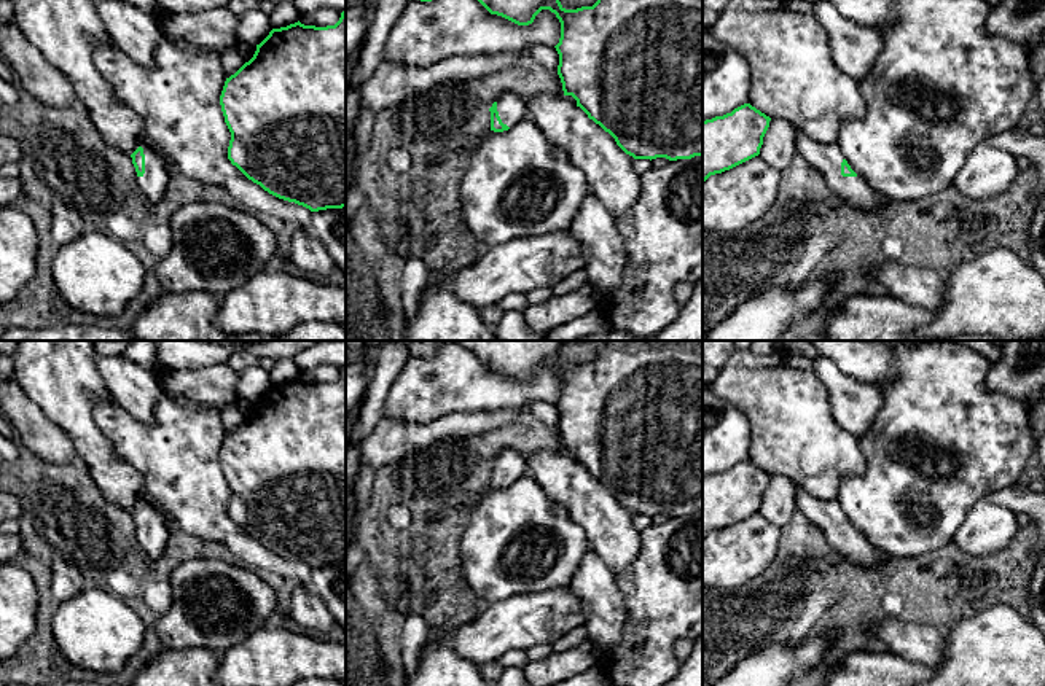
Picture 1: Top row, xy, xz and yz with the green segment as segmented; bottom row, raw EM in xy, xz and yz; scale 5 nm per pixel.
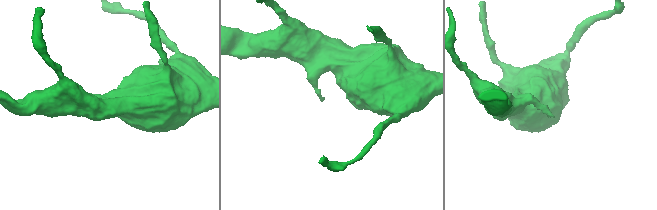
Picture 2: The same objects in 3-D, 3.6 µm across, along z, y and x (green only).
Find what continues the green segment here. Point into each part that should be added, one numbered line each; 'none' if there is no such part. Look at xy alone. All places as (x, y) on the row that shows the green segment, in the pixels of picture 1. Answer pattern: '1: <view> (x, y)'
1: xy (153, 183)

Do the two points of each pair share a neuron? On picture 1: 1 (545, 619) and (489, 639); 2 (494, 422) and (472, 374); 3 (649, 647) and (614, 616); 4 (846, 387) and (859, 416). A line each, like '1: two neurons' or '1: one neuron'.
1: one neuron
2: two neurons
3: two neurons
4: one neuron

